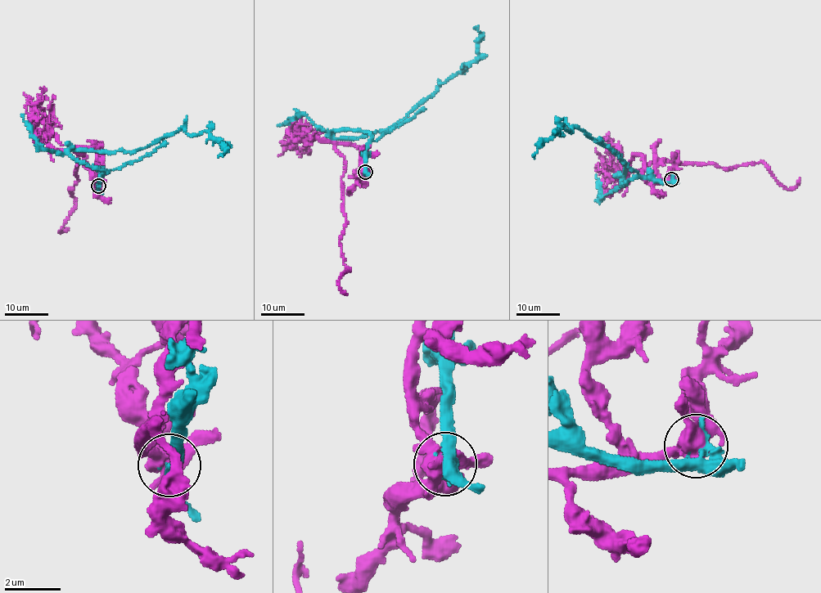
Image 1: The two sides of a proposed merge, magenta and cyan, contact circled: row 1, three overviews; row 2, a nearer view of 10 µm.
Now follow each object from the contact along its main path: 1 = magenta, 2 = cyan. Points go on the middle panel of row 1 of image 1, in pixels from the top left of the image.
1: (365, 172), (369, 146), (364, 157), (335, 144), (349, 271), (339, 285), (348, 295)
2: (365, 172), (371, 134), (345, 129), (329, 134), (332, 138), (357, 139), (391, 128), (477, 58), (477, 25)

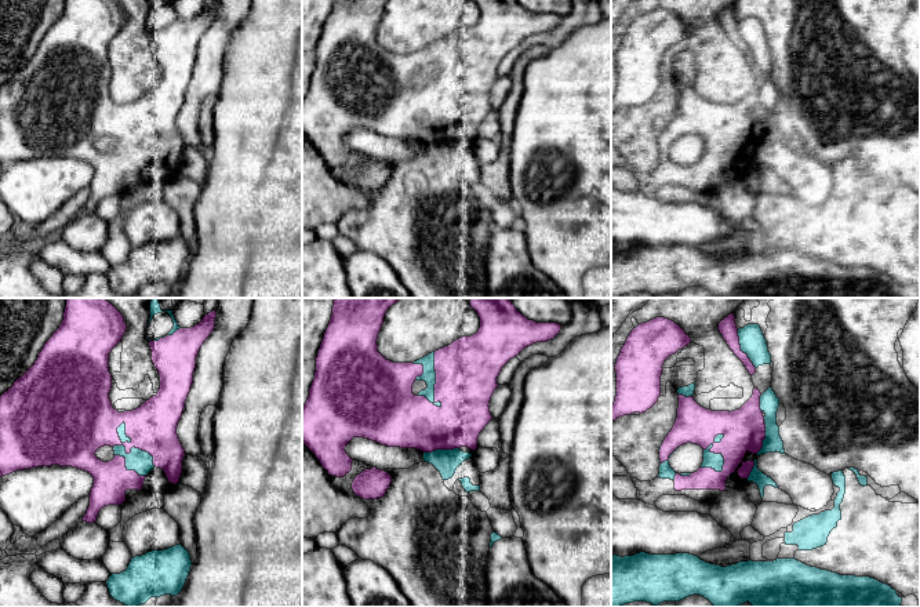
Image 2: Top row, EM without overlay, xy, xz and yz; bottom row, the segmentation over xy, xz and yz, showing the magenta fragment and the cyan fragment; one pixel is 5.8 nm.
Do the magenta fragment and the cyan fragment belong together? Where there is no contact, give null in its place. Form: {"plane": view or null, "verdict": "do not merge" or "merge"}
{"plane": "xy", "verdict": "do not merge"}

